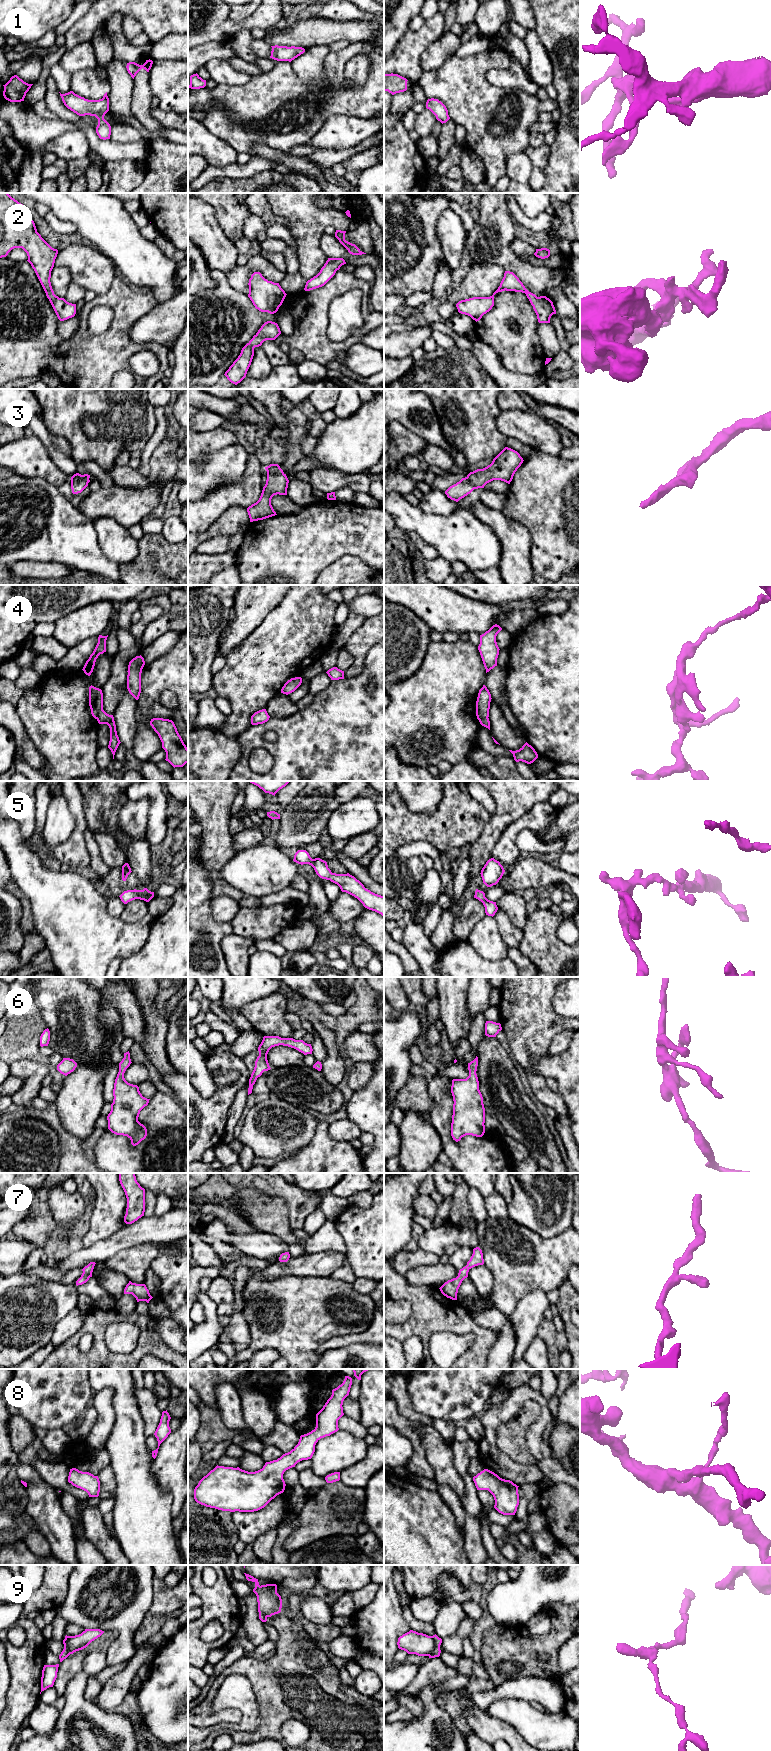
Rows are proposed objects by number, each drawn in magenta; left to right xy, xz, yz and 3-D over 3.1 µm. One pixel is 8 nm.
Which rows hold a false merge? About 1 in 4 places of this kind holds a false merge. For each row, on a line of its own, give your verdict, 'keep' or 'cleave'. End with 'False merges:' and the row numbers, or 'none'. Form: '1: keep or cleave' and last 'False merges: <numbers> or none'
1: keep
2: keep
3: keep
4: keep
5: keep
6: keep
7: keep
8: keep
9: cleave
False merges: 9

